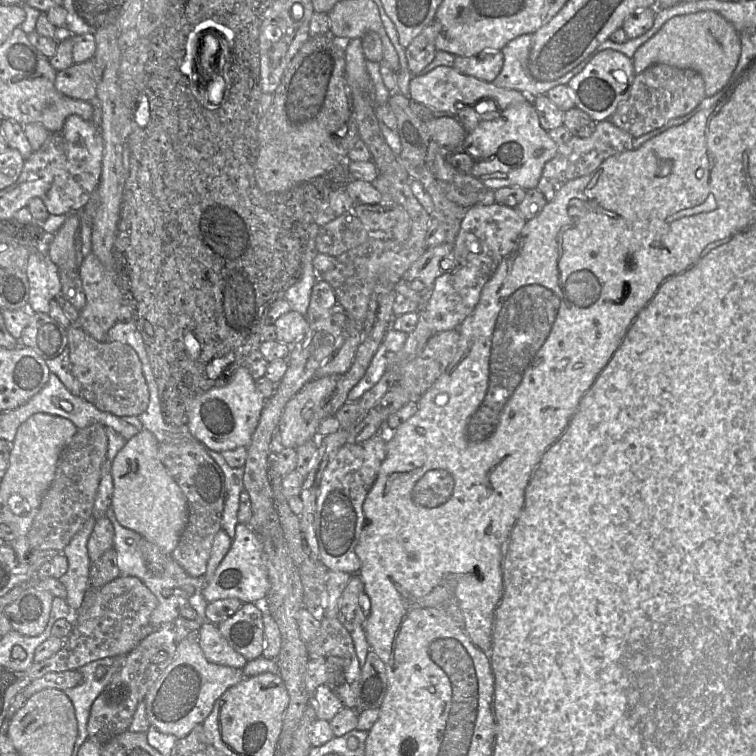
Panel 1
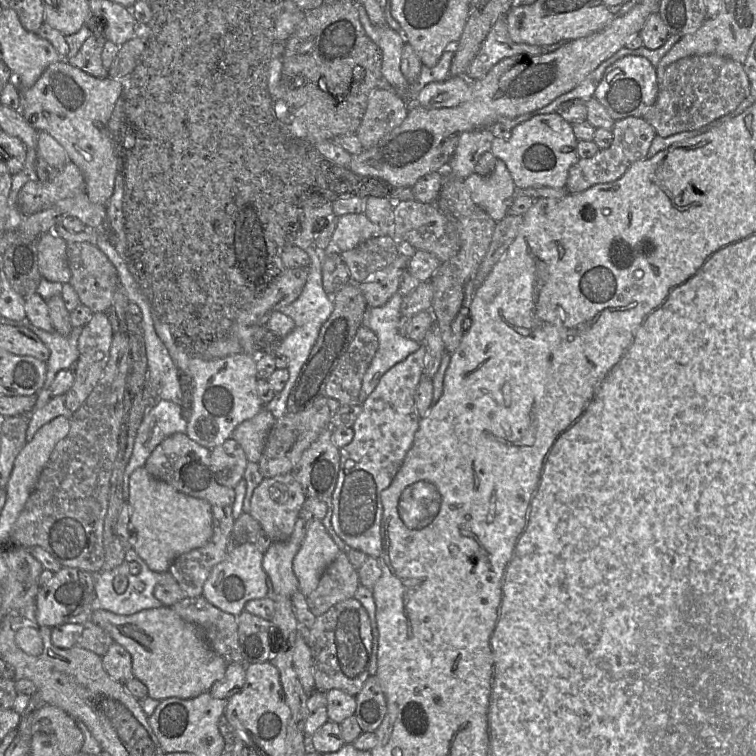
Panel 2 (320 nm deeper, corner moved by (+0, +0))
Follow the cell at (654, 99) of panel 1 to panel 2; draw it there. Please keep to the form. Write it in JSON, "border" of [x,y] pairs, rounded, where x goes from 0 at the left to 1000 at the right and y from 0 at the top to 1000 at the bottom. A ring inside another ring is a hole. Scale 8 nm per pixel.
{"border":[[[947,71],[919,73],[898,78],[880,91],[870,126],[849,156],[874,181],[921,172],[964,151],[992,124],[992,107],[984,85]]]}

